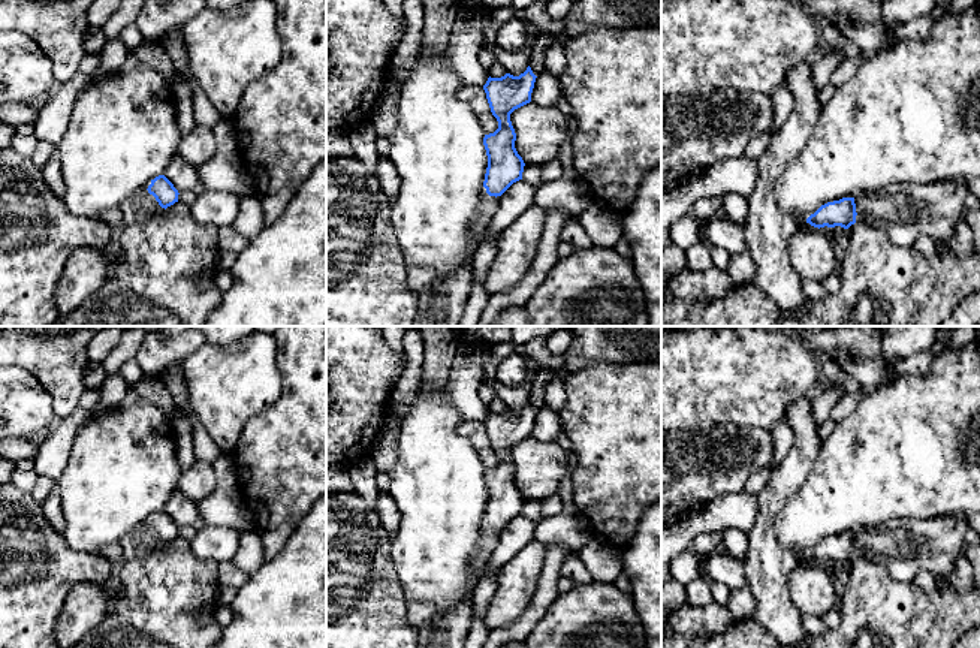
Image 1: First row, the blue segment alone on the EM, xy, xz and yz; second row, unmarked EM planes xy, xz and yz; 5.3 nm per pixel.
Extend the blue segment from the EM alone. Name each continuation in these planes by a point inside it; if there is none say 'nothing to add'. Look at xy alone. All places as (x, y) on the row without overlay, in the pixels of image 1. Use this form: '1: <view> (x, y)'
1: xy (142, 540)

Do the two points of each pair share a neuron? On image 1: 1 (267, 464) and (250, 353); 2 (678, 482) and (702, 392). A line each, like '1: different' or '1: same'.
1: different
2: different

